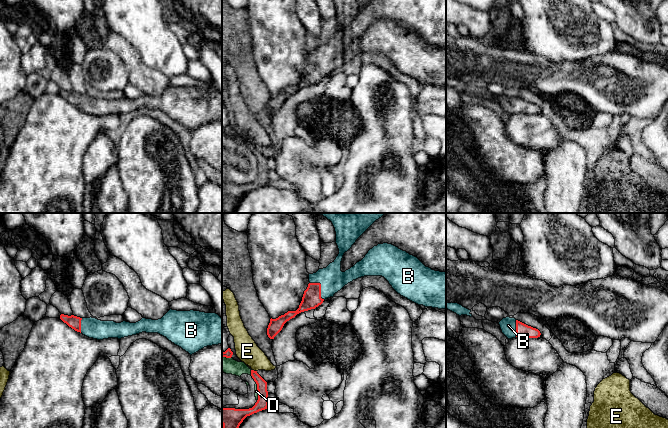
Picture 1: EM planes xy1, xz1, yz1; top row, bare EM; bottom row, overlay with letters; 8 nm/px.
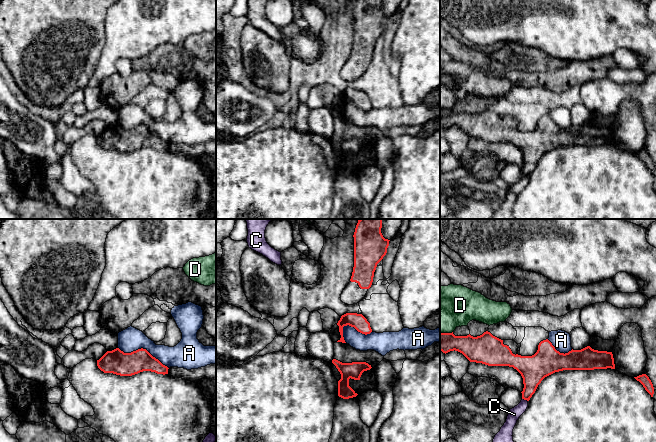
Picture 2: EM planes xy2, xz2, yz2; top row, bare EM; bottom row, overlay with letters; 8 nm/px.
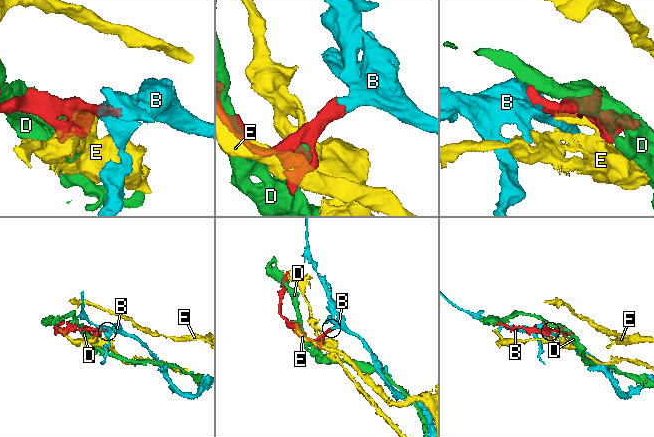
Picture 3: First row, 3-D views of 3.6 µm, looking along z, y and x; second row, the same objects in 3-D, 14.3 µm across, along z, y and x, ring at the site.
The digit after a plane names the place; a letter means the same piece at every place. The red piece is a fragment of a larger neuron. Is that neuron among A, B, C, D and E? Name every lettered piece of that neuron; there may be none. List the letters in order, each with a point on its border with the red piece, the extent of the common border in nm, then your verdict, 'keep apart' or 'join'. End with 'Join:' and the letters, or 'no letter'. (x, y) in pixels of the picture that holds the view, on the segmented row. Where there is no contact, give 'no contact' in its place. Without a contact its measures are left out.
A: contact xy2 (142, 348); length 440 nm; keep apart
B: contact xz1 (320, 287); length 180 nm; join
C: contact yz2 (525, 399); length 50 nm; keep apart
D: contact xz1 (251, 372); length 40 nm; keep apart
E: contact xz1 (253, 370); length 40 nm; keep apart
Join: B

